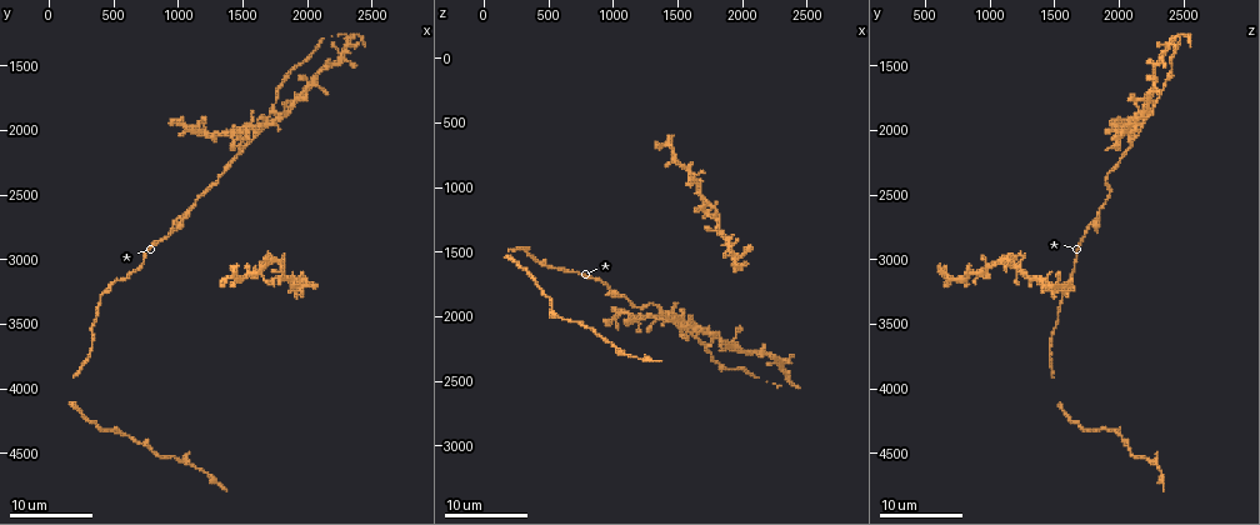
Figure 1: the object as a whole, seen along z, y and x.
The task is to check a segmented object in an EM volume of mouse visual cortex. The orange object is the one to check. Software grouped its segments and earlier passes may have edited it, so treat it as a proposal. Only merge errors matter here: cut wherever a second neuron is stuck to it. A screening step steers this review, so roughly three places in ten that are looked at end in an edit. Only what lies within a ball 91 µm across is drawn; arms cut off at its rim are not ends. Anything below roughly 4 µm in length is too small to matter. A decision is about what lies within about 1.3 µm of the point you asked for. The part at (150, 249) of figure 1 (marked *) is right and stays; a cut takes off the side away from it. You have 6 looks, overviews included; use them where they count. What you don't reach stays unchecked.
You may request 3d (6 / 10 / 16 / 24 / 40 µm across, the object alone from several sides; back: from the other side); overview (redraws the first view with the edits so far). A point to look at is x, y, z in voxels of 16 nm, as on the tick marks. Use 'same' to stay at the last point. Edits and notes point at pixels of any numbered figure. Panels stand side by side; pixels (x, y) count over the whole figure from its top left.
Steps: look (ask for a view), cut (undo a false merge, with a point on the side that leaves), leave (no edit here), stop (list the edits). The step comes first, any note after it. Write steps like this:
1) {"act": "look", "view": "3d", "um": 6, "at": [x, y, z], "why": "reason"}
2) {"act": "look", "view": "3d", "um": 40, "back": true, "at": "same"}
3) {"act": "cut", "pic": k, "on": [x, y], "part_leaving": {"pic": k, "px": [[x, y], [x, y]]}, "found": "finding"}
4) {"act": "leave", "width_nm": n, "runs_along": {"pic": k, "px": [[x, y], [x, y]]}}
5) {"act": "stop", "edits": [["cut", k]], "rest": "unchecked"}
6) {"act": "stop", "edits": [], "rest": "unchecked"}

{"act": "look", "view": "3d", "um": 16, "at": [1080, 4580, 2260], "why": "three arms meet"}

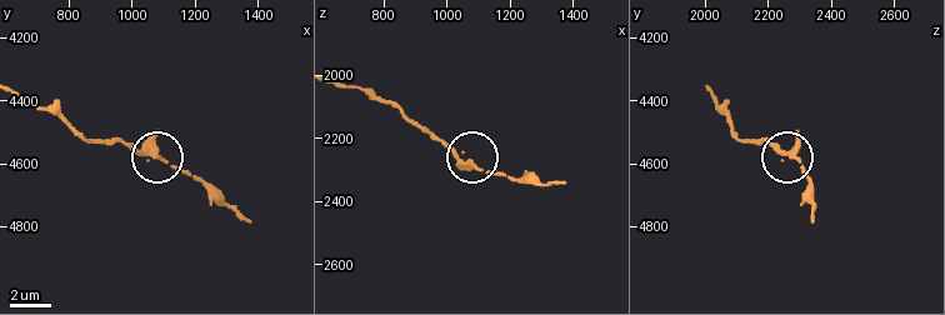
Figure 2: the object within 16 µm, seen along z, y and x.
{"act": "look", "view": "3d", "um": 6, "at": [1080, 4570, 2280], "why": "zoom in"}

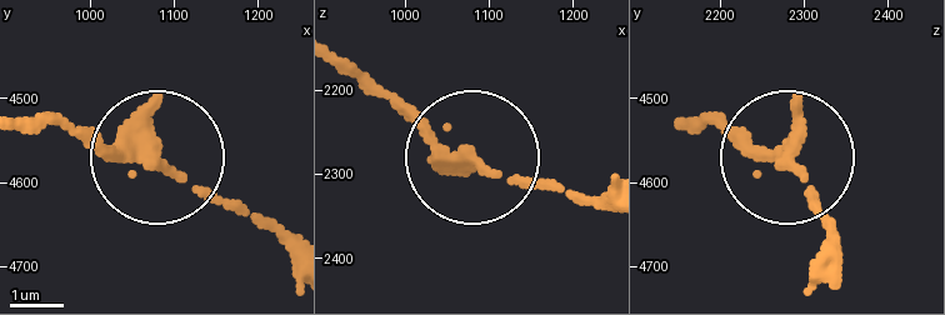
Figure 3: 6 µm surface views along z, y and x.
{"act": "cut", "pic": 3, "on": [233, 200], "part_leaving": {"pic": 3, "px": [[166, 175], [283, 229]]}, "found": "a second neuron is stuck on"}

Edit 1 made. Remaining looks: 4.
{"act": "look", "view": "overview"}

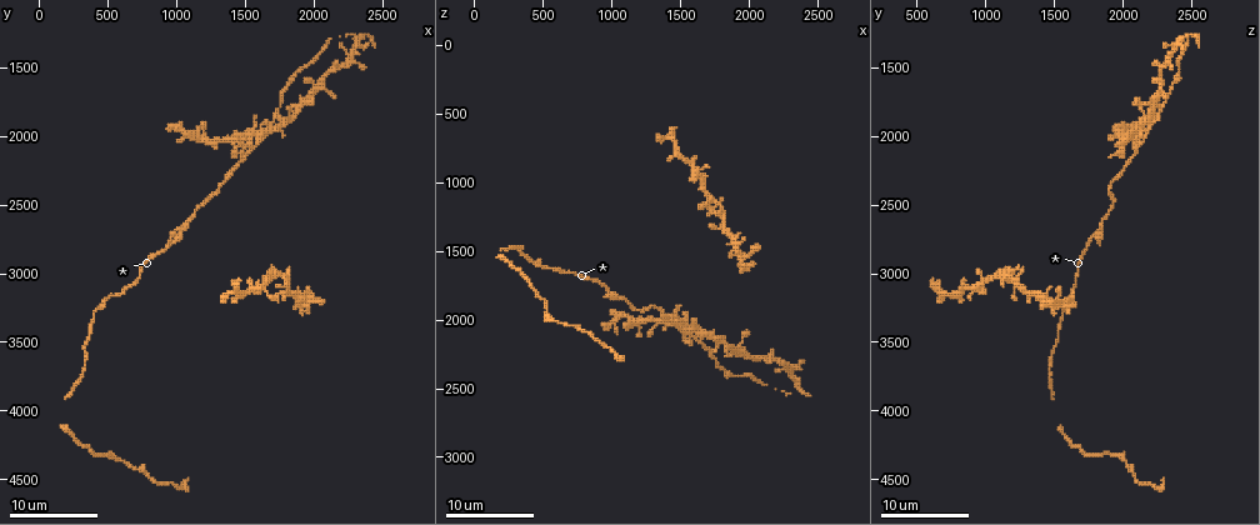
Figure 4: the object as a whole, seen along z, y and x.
{"act": "look", "view": "3d", "um": 10, "at": [1740, 1880, 2220], "why": "three arms meet"}

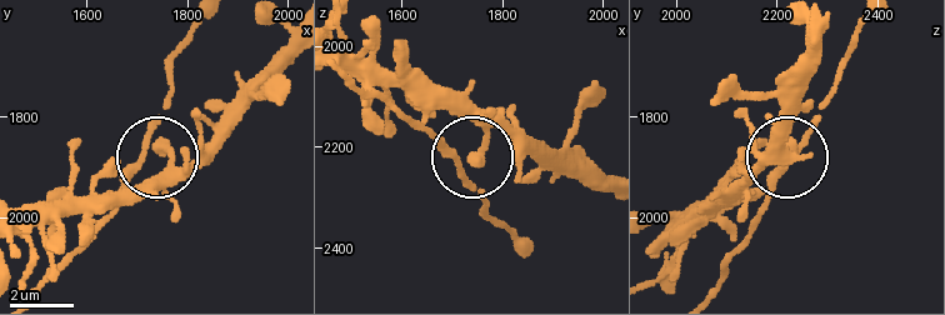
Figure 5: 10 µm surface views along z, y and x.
{"act": "leave", "width_nm": 210, "runs_along": {"pic": 5, "px": [[38, 288], [158, 150], [166, 80]]}, "found": "continuous, no second neuron"}

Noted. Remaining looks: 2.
{"act": "look", "view": "3d", "um": 16, "at": [1780, 3020, 1160], "why": "branch point"}

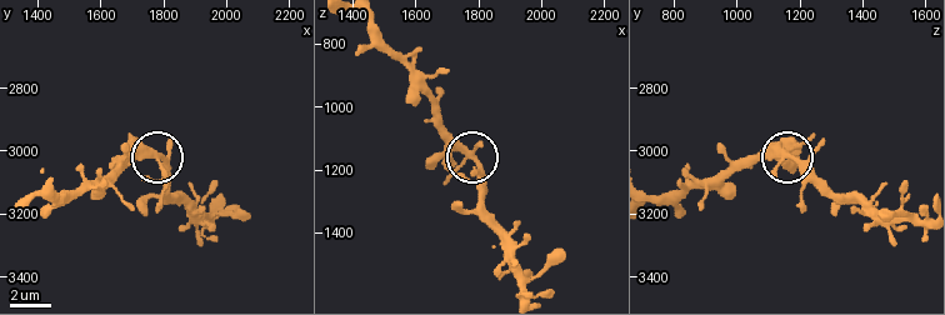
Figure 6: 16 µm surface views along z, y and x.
{"act": "leave", "found": "one neuron here"}

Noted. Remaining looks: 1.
{"act": "stop", "edits": [["cut", 3]], "rest": "unchecked"}

